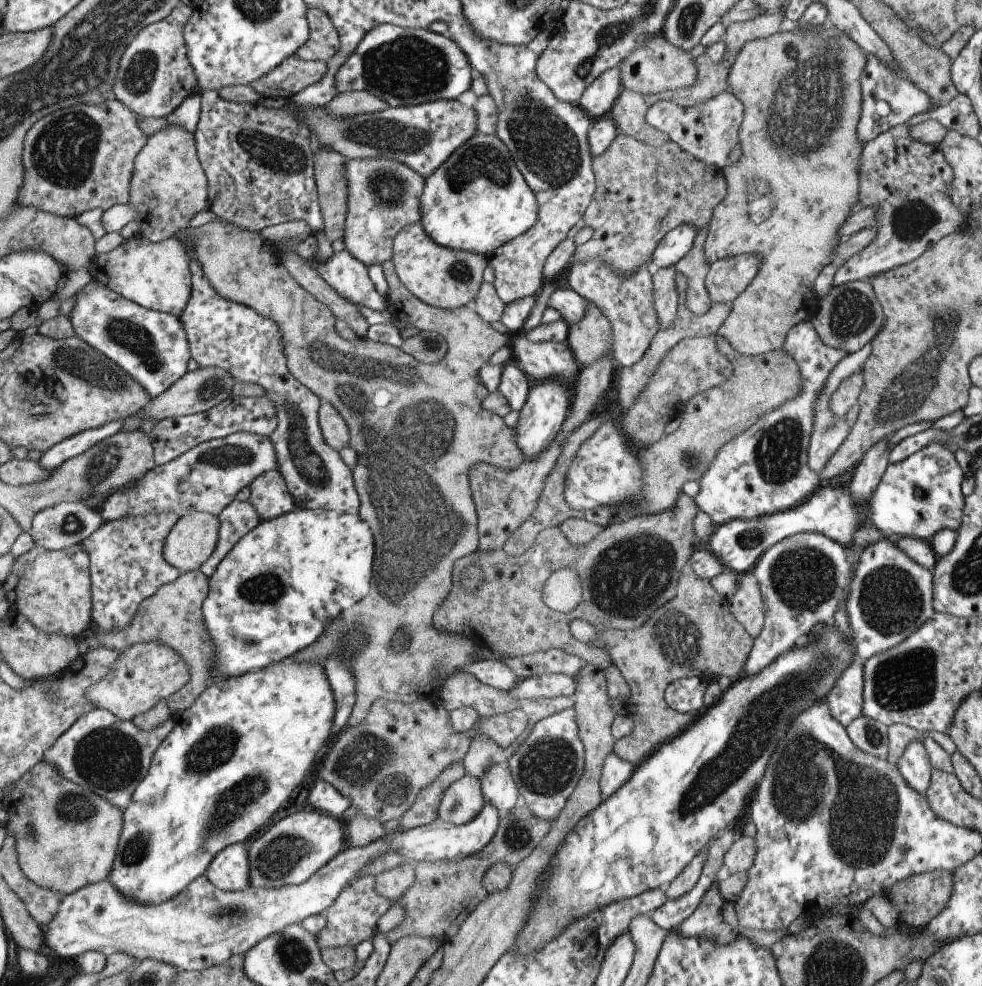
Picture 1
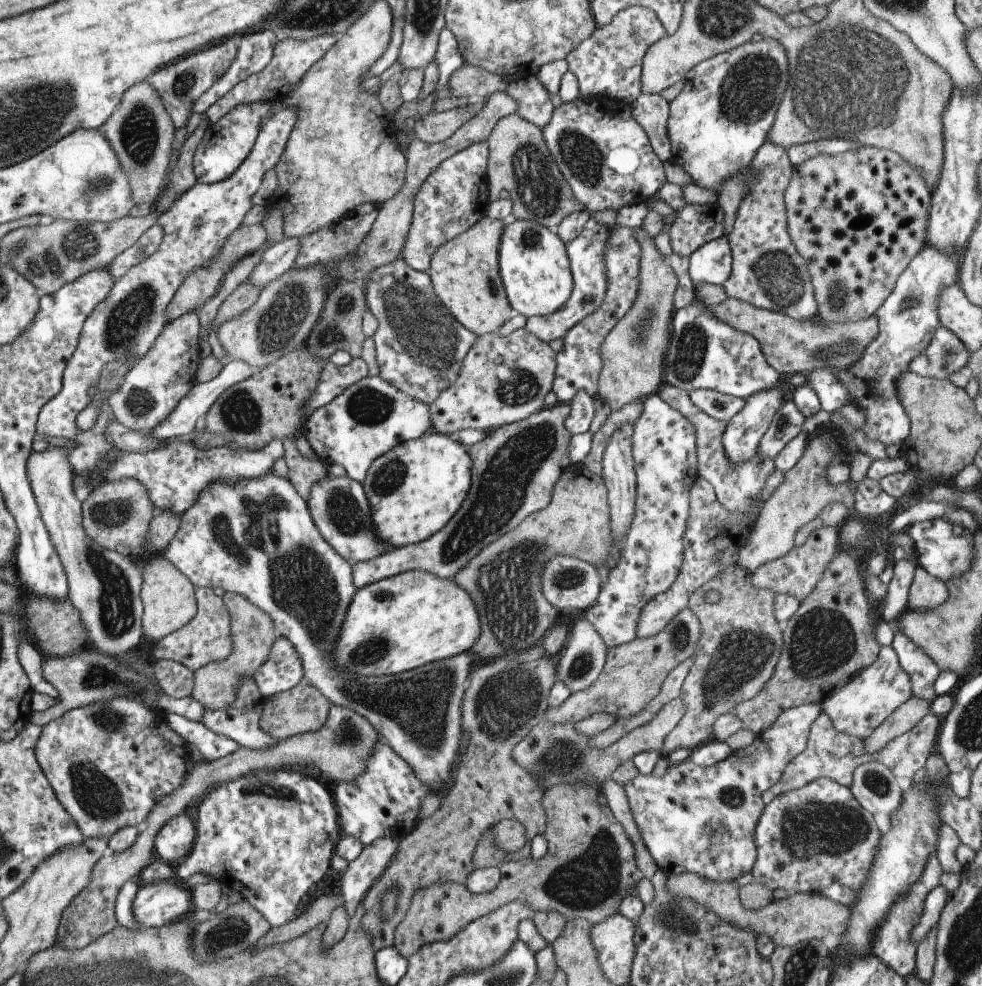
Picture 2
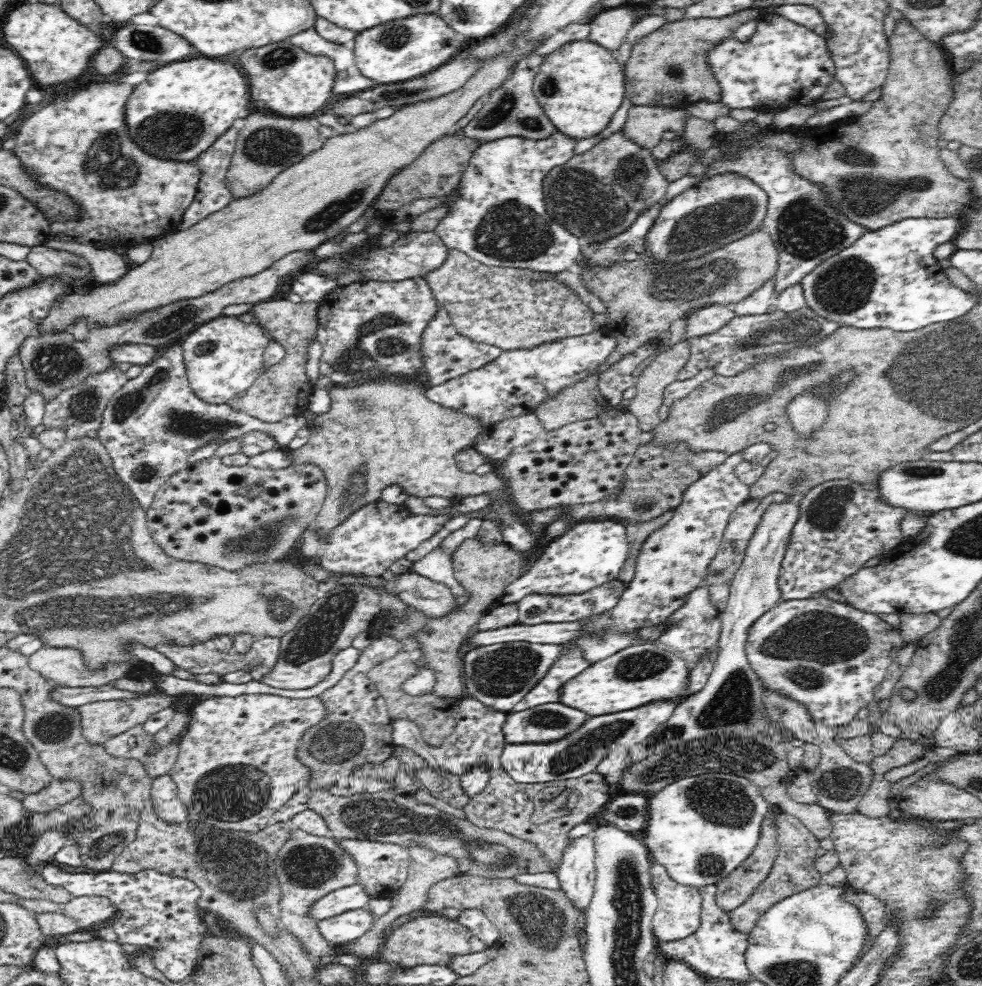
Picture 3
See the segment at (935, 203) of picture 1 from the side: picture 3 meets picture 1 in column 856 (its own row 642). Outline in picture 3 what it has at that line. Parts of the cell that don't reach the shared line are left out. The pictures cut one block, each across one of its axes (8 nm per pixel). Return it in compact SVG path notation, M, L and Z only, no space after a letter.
M272 637L255 638L251 647L245 653L238 653L235 651L222 652L218 649L208 650L204 643L186 646L166 643L155 646L155 649L166 658L169 658L178 669L184 669L192 673L192 675L215 673L220 677L224 677L226 674L237 671L248 671L248 673L252 675L252 678L258 681L276 666L281 651L281 639Z

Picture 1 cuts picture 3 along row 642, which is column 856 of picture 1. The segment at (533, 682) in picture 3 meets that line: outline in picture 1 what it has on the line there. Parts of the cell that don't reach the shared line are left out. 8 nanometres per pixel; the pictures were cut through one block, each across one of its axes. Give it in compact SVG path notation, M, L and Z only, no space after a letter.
M819 486L795 507L751 519L734 519L717 526L709 536L706 548L719 558L721 565L725 566L725 572L732 571L740 576L750 571L758 557L761 557L771 546L796 533L820 533L840 543L844 548L852 547L851 541L855 531L863 520L857 506L851 501L852 498L848 487Z

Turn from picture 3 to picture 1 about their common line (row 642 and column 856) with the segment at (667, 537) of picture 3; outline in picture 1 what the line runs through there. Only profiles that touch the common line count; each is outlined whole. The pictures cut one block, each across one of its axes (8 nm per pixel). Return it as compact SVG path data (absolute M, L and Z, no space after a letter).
M878 538L863 550L855 568L855 578L849 586L845 600L845 614L856 642L858 658L866 660L872 655L896 646L922 626L934 611L933 571L914 562L894 542L894 538Z

